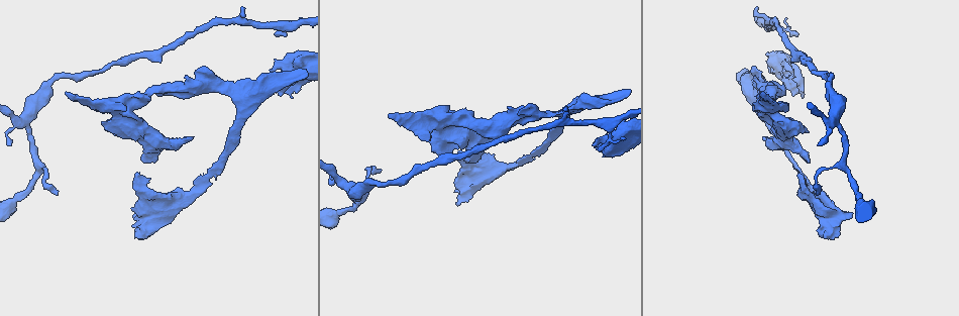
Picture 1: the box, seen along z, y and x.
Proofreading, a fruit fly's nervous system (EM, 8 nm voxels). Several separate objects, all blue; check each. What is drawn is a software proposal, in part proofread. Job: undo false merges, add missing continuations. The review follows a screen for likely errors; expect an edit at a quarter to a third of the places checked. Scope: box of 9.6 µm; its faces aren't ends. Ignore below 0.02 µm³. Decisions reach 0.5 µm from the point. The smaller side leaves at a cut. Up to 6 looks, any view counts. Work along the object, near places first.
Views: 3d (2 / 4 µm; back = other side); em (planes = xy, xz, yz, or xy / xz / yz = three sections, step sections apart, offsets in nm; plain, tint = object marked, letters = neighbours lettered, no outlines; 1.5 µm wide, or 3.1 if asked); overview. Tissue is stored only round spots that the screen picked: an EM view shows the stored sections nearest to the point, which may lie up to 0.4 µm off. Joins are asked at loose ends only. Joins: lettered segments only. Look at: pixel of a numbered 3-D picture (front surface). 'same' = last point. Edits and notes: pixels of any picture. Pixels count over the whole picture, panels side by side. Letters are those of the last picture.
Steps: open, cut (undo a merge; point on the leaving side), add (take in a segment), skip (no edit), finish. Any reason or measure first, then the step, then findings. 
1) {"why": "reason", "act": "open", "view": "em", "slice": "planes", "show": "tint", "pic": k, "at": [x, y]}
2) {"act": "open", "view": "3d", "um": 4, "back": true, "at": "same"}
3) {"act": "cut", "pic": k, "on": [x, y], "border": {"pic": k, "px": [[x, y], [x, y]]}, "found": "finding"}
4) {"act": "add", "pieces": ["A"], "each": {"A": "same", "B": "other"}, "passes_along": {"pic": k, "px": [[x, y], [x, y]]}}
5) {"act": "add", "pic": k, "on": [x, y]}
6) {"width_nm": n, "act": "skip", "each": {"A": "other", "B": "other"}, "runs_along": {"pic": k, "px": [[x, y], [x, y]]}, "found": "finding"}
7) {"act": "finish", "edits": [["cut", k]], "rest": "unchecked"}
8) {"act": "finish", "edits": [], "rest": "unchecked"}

{"act": "open", "view": "3d", "um": 4, "back": true, "pic": 1, "at": [825, 236]}

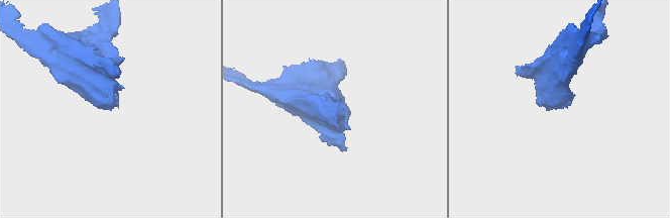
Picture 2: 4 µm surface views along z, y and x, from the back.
{"act": "open", "view": "em", "um": 3.1, "slice": "planes", "show": "plain", "pic": 2, "at": [559, 106]}

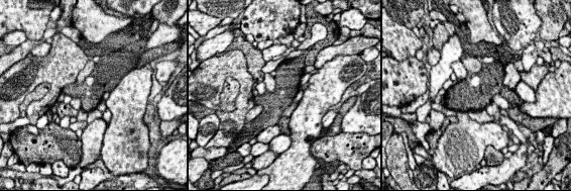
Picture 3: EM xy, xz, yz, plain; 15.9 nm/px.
{"act": "open", "view": "em", "um": 3.1, "slice": "planes", "show": "letters", "at": "same"}

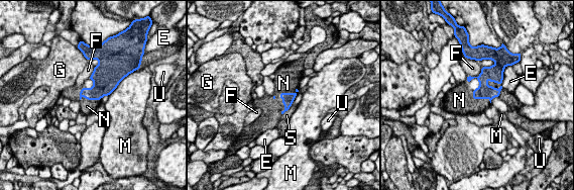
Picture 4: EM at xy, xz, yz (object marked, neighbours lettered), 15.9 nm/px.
{"act": "add", "pieces": ["N"], "each": {"E": "other", "F": "other", "G": "other", "M": "other", "N": "same", "S": "other", "U": "other"}, "passes_along": {"pic": 4, "px": [[290, 97], [279, 94], [283, 83]]}, "found": "the neuron continues"}

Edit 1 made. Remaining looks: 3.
{"why": "thin end", "act": "open", "view": "em", "slice": "planes", "show": "letters", "pic": 1, "at": [9, 143]}

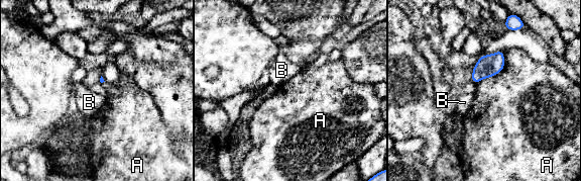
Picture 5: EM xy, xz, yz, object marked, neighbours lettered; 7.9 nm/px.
{"act": "skip", "each": {"A": "other", "B": "other"}, "found": "no lettered segment goes on from it"}

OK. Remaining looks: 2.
{"act": "finish", "edits": [["add", 4]], "rest": "unchecked"}

